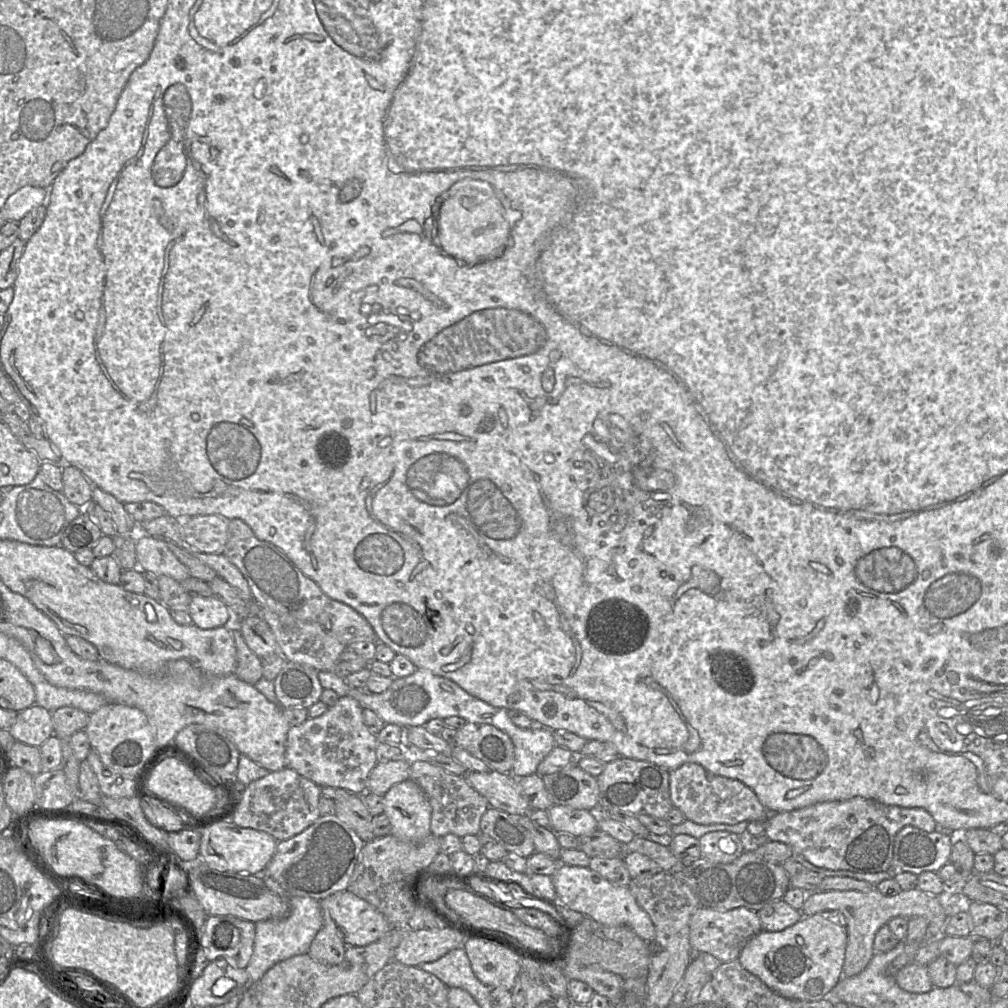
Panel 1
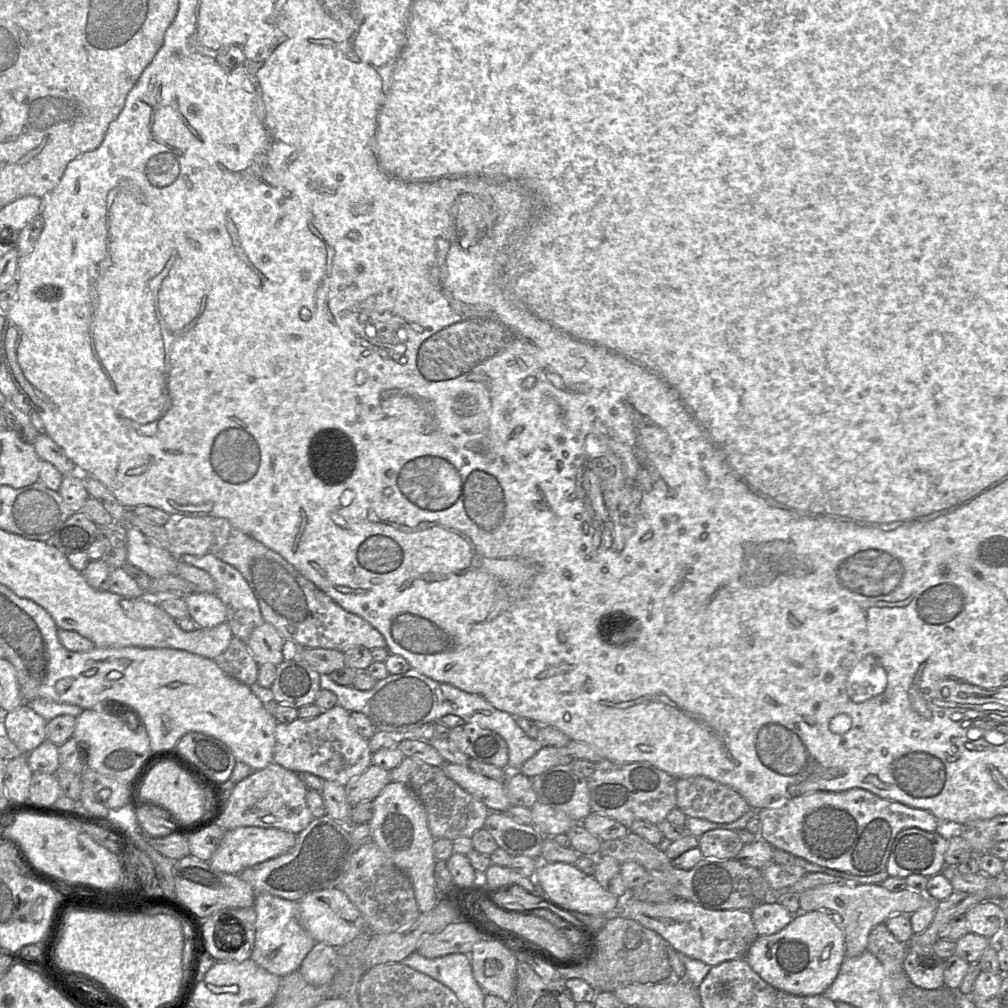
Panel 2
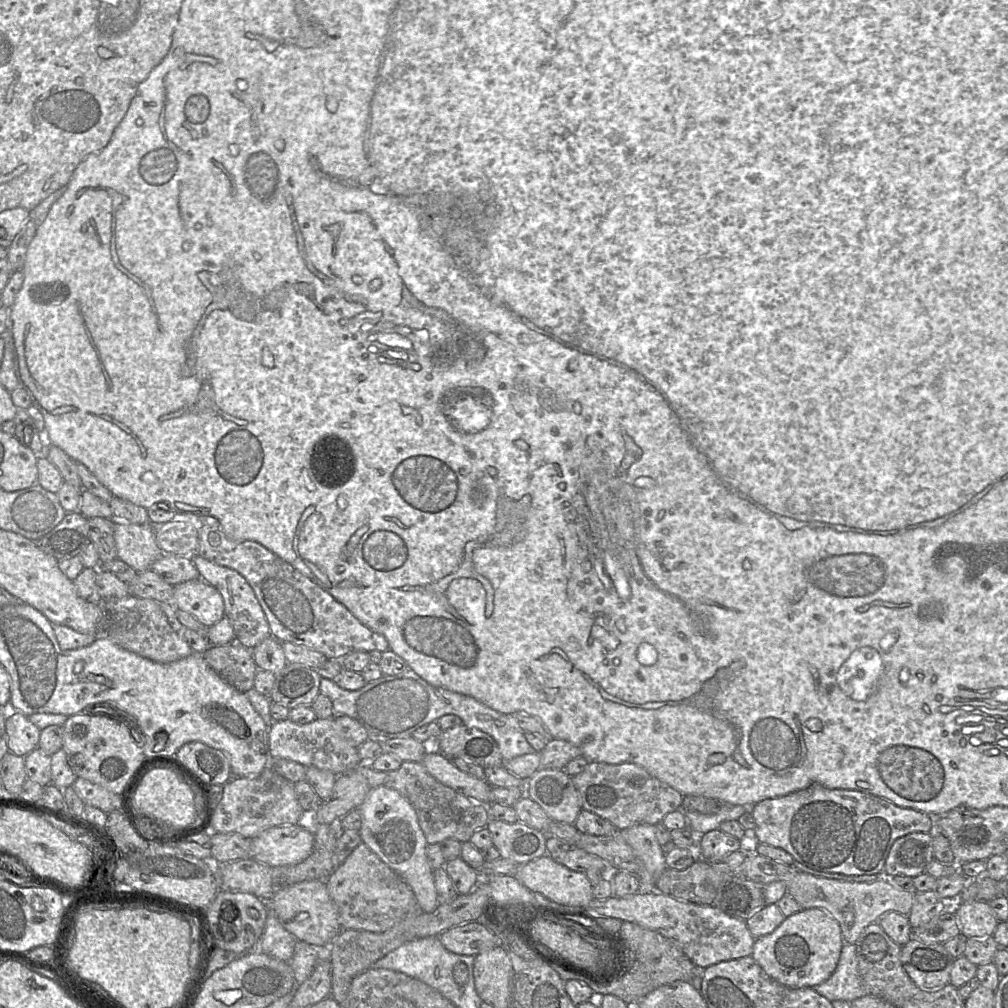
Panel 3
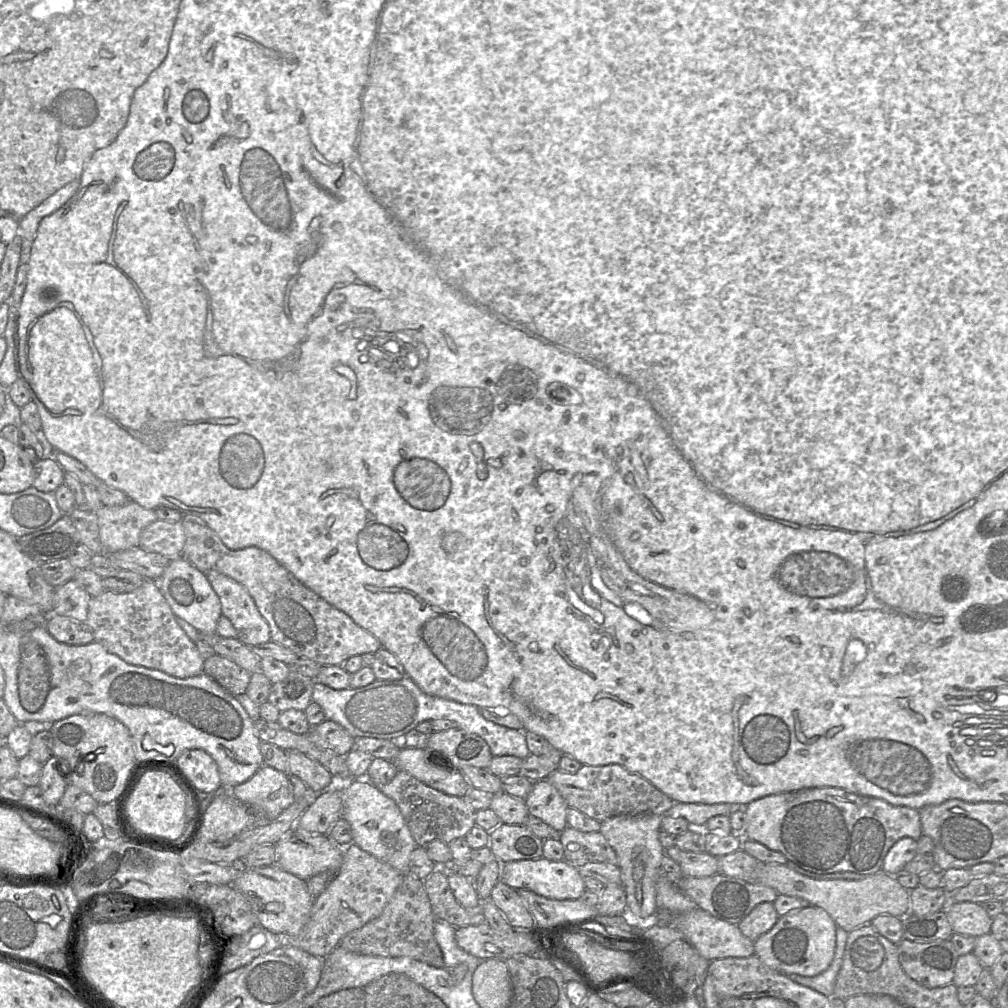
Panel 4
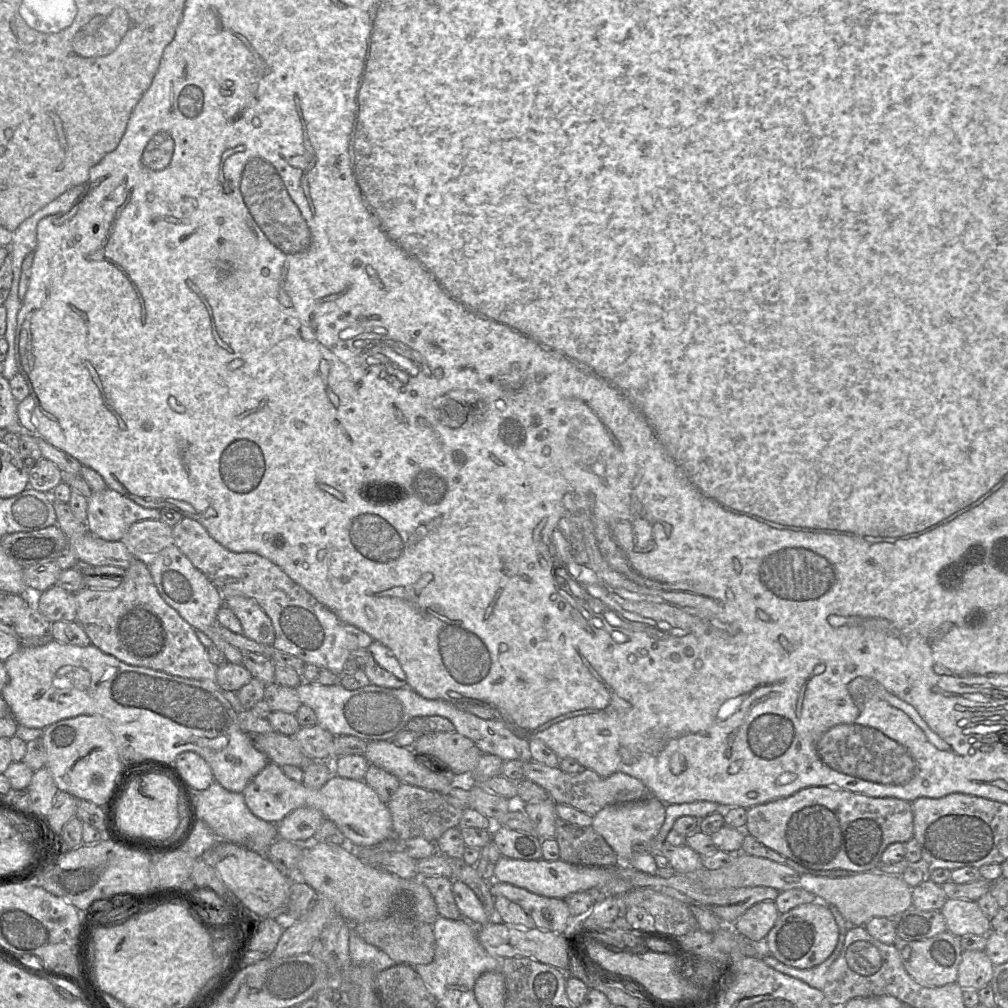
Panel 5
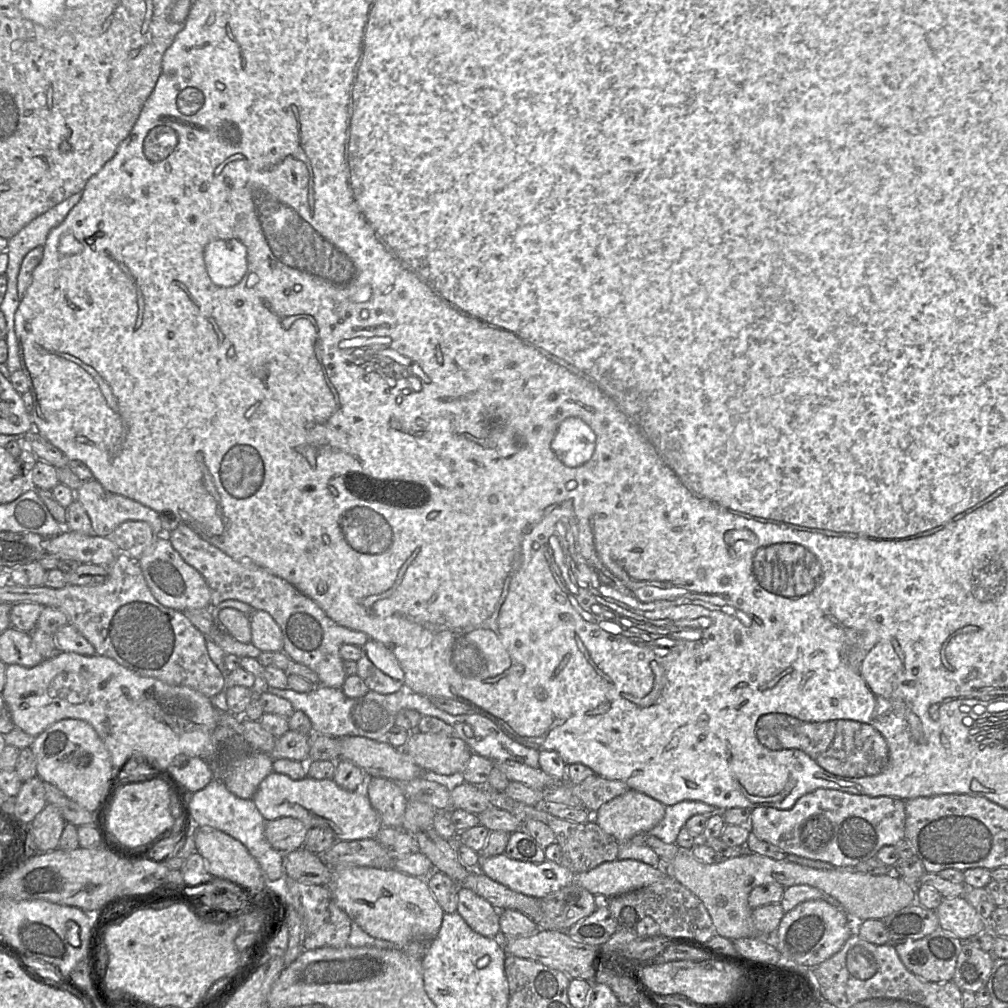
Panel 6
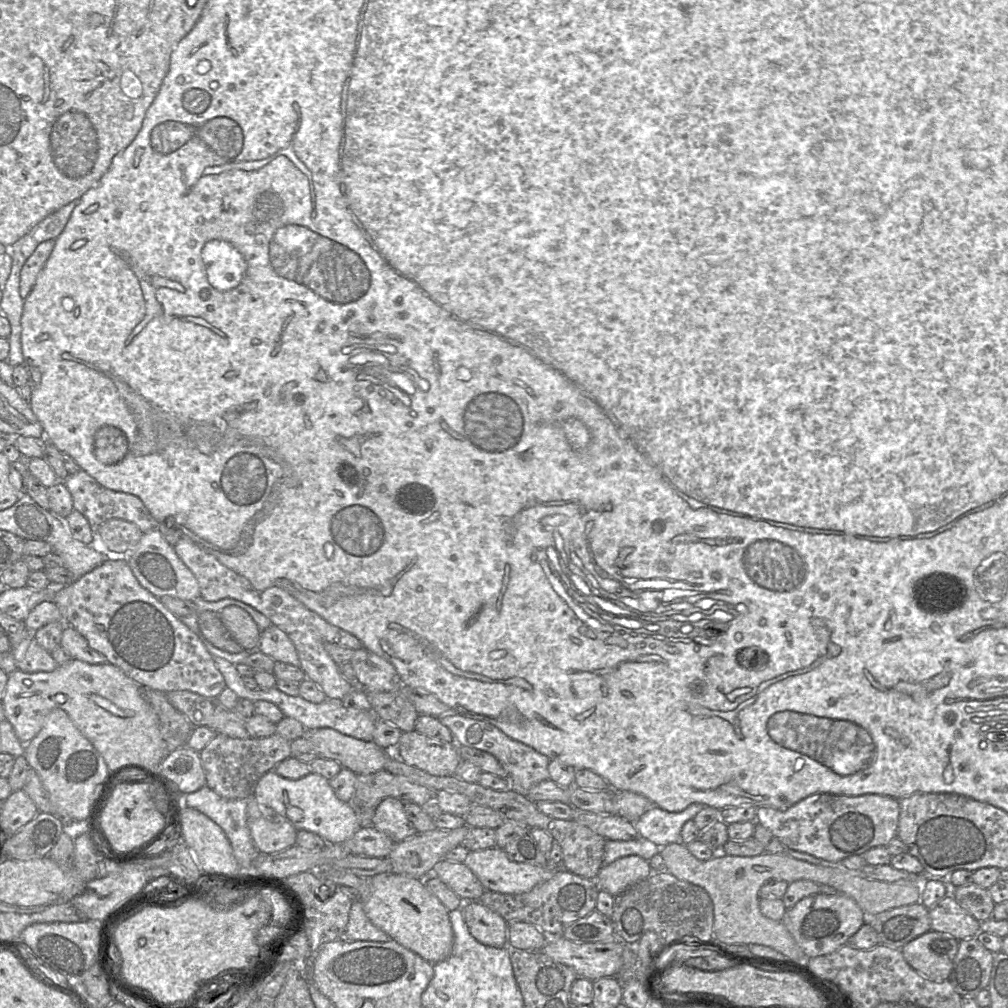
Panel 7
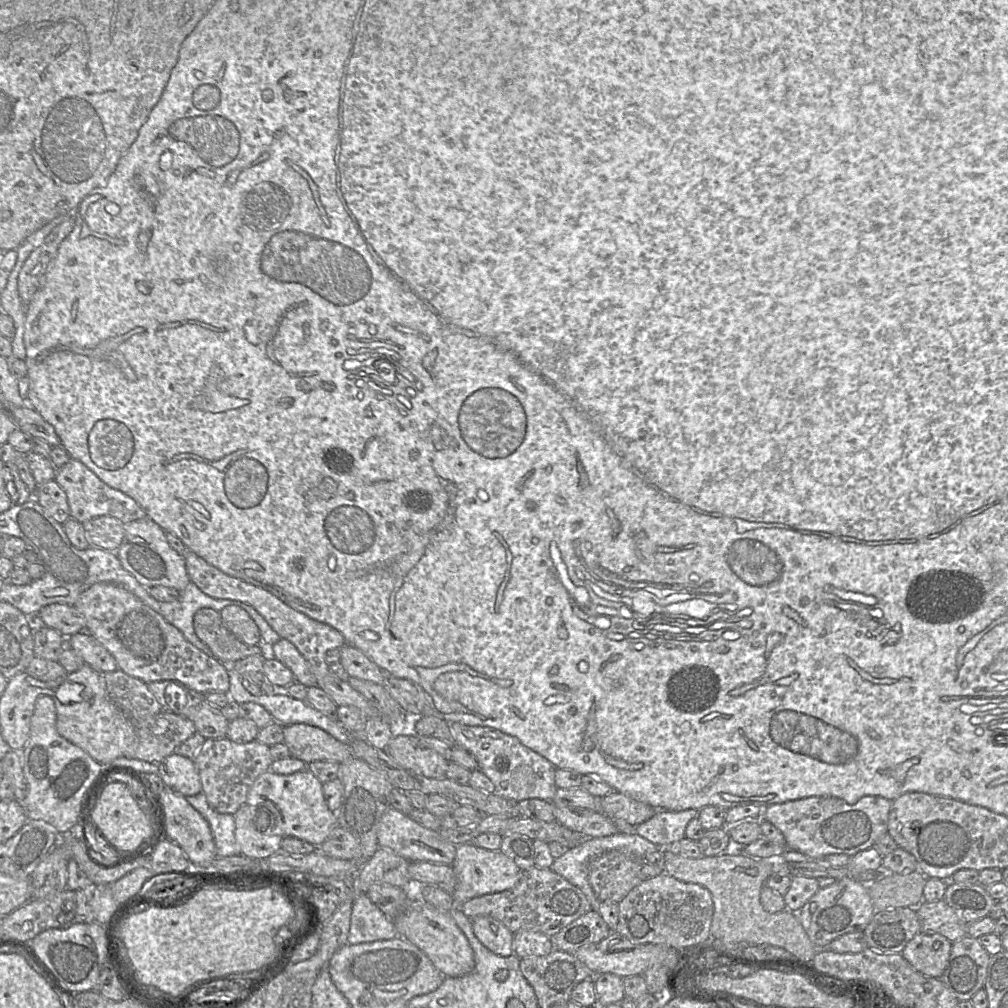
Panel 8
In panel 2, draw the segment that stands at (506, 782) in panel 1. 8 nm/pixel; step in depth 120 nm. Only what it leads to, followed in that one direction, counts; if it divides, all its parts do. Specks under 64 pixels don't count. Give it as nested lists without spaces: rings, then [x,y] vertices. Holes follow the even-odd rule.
[[[445,762],[441,769],[447,777],[482,802],[490,812],[505,812],[510,808],[504,781],[496,781],[471,771],[469,767],[450,762]]]

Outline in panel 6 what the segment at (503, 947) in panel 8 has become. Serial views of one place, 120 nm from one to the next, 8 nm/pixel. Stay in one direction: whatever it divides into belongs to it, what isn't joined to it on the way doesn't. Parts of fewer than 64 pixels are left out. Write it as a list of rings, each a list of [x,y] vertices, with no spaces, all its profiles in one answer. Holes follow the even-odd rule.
[[[458,886],[457,912],[476,933],[500,938],[500,912],[472,890]]]

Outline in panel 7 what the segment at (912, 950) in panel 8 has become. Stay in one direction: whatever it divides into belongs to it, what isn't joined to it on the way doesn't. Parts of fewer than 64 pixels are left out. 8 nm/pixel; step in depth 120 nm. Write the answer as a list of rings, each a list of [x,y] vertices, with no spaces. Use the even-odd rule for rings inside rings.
[[[930,930],[907,943],[902,949],[906,962],[926,979],[941,983],[953,968],[959,940],[951,935]]]

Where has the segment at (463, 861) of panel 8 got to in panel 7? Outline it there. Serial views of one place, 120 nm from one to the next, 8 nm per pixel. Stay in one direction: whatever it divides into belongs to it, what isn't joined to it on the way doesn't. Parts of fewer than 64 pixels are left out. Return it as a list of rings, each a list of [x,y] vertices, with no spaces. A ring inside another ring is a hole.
[[[498,847],[469,851],[464,864],[473,872],[486,890],[504,894],[522,894],[537,884],[549,880],[559,868],[549,863],[542,866],[511,861],[506,852]]]

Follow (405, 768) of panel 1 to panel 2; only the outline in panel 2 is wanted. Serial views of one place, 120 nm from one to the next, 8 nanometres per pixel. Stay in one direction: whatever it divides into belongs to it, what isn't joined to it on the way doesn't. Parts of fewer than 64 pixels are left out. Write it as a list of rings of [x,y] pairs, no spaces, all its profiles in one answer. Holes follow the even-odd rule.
[[[371,764],[364,772],[352,777],[344,788],[347,799],[353,806],[362,801],[373,801],[390,782],[390,771]]]

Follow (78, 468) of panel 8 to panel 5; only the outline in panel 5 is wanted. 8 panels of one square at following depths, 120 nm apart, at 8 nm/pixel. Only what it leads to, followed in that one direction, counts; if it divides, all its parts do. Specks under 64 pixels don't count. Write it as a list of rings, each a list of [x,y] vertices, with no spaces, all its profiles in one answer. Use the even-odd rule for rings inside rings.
[[[106,488],[87,498],[88,532],[105,541],[121,541],[128,529],[143,520],[160,520],[160,511],[144,508]]]

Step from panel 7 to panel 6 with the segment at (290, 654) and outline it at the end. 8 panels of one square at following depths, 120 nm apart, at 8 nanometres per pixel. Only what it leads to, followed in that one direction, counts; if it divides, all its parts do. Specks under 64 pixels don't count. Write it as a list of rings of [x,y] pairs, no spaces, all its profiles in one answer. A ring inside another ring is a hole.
[[[257,610],[250,616],[251,643],[263,651],[283,651],[283,636],[280,627],[270,614]]]

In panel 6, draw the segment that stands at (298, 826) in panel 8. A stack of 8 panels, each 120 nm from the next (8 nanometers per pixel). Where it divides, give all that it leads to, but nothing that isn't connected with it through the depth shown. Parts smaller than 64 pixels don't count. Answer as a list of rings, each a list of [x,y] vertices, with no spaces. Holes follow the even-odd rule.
[[[272,771],[259,784],[252,800],[266,821],[281,817],[292,817],[301,820],[309,828],[314,826],[329,826],[334,831],[337,840],[340,841],[373,839],[383,828],[380,816],[371,805],[363,788],[355,791],[347,791],[340,788],[333,779],[317,780],[306,776],[301,780],[293,780],[285,774]]]

